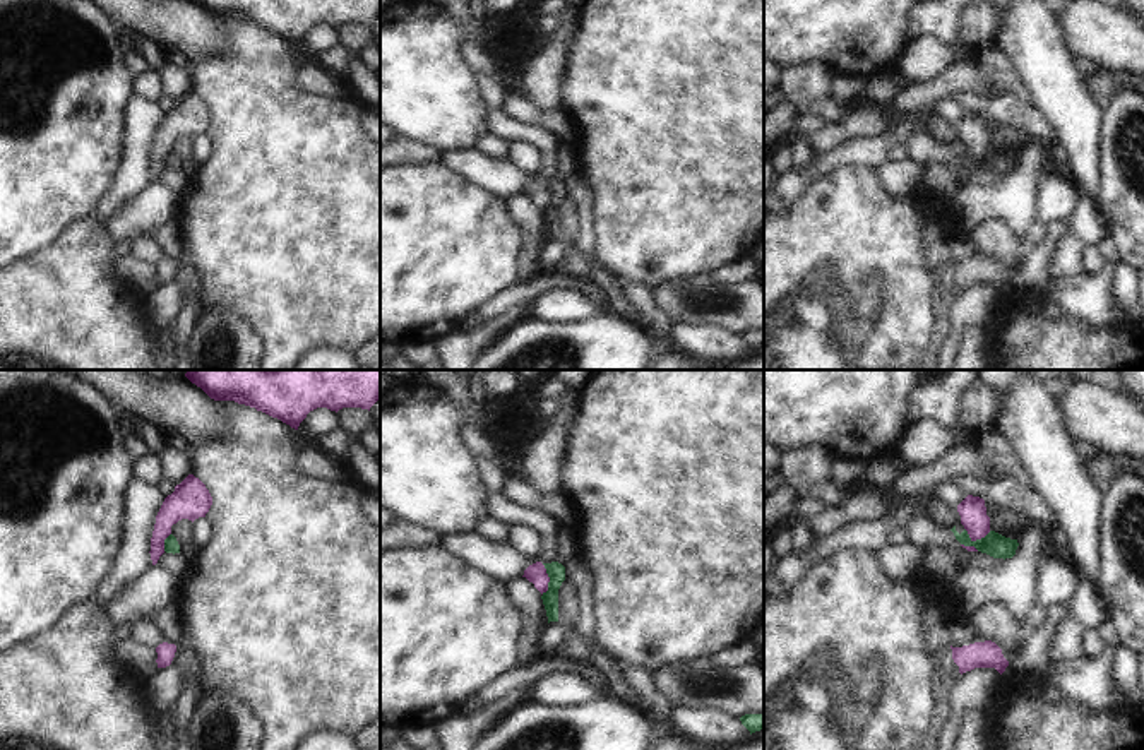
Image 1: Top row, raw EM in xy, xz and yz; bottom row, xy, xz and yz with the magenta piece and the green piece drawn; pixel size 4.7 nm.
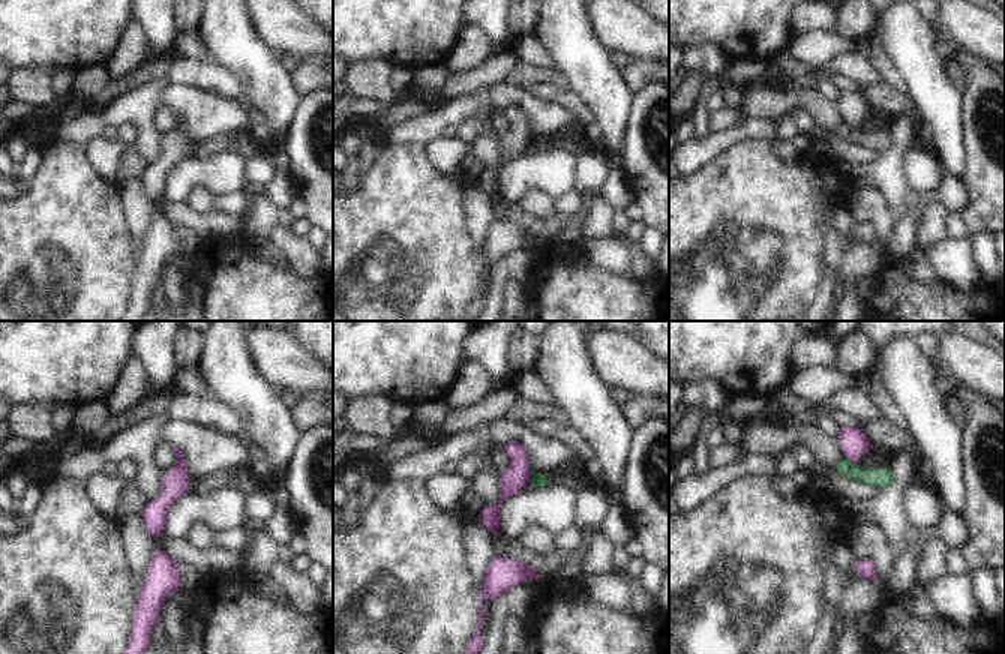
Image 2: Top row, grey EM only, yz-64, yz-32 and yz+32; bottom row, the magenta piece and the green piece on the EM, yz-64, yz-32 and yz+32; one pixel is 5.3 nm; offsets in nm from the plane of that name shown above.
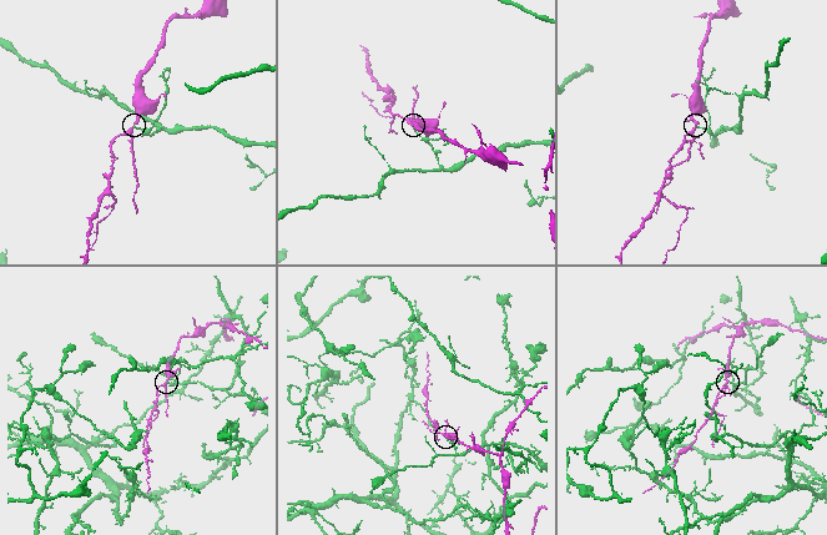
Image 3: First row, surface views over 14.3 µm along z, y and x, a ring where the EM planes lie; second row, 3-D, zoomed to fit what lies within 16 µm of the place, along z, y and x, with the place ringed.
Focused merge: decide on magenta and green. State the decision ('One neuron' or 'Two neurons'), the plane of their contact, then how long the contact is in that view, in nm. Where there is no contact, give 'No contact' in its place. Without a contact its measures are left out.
Two neurons. Touches magenta in xz. Shared border 140 nm

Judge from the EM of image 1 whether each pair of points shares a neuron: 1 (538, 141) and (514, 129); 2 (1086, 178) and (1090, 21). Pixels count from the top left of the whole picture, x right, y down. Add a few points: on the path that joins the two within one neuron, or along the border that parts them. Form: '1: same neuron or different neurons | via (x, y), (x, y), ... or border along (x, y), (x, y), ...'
1: same neuron | via (533, 136), (519, 132)
2: different neurons | border along (1057, 23), (1072, 55)

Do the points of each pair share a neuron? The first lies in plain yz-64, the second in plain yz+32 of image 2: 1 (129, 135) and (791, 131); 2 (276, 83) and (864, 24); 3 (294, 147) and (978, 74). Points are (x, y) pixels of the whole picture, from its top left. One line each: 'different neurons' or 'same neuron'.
1: different neurons
2: different neurons
3: same neuron

